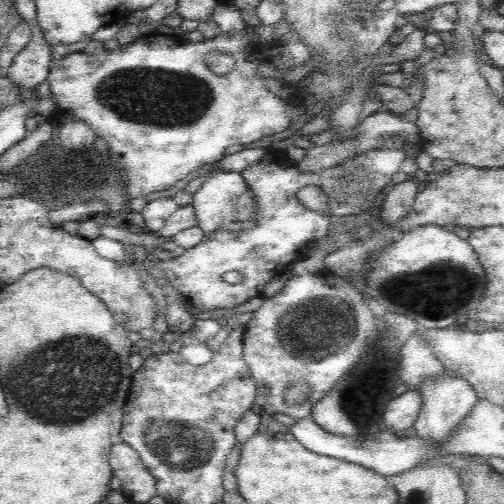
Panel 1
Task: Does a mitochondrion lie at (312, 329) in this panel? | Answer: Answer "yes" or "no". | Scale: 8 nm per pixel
yes

